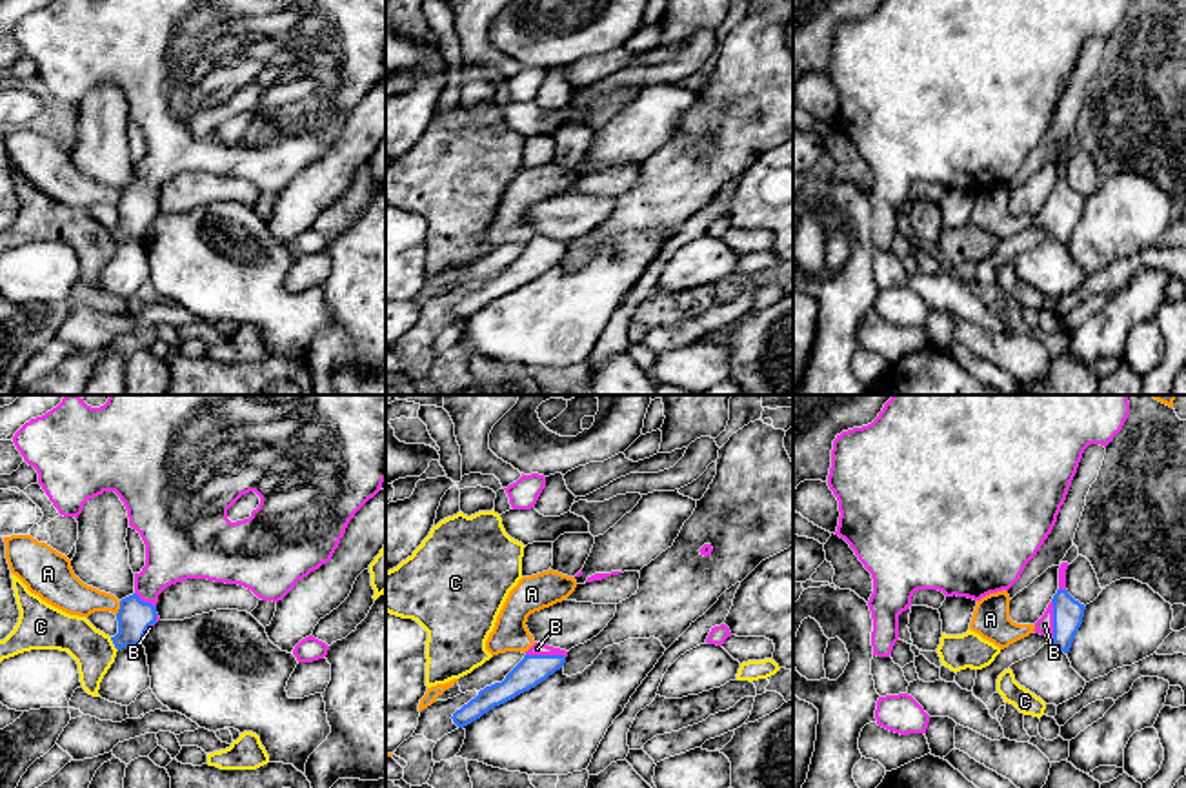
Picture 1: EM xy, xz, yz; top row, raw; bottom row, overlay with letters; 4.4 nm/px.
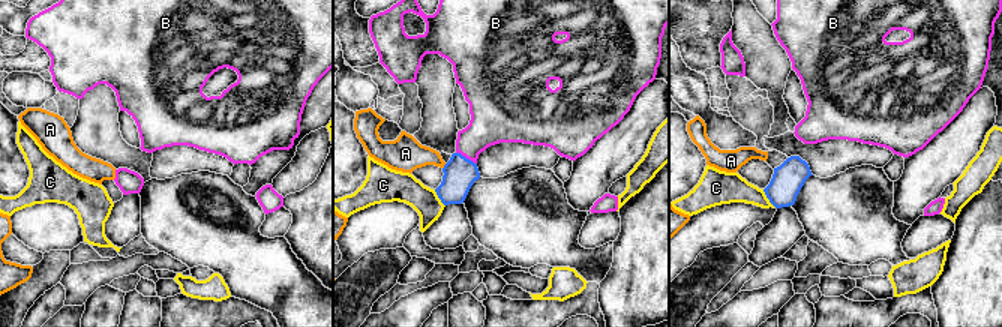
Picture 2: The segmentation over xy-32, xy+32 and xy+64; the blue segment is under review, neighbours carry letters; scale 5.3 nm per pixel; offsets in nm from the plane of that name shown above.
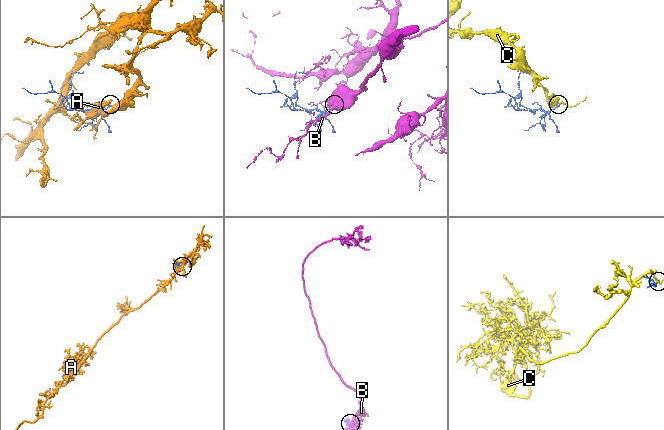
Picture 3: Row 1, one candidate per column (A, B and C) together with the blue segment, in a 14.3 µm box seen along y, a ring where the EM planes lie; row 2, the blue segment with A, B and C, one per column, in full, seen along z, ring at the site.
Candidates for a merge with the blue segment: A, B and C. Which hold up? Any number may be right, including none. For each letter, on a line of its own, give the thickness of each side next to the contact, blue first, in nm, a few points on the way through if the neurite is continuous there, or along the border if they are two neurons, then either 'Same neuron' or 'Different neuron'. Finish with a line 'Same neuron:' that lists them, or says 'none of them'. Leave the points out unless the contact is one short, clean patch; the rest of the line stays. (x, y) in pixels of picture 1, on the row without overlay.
A: Thickness 150 nm (blue) against 160 nm. Different neuron
B: Thickness 130 nm (blue) against 80 nm. Path across: yz (1068, 206), (1054, 215), (1045, 217). Same neuron
C: Thickness 150 nm (blue) against 180 nm. Boundary: xy (110, 230), (117, 242). Different neuron
Same neuron: B

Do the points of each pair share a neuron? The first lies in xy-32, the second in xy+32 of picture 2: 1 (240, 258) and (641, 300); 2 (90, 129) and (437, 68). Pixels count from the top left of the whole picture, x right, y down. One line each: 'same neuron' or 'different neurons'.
1: different neurons
2: same neuron

